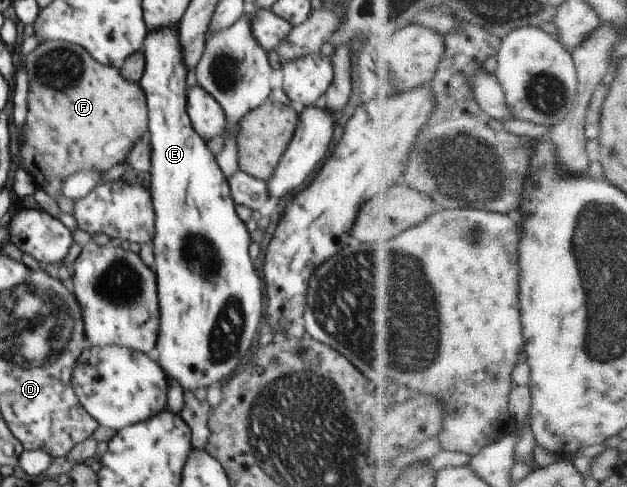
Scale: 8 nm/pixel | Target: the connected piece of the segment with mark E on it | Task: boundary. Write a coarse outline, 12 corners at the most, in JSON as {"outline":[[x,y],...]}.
{"outline":[[148,33],[159,327],[184,393],[230,379],[265,307],[227,178]]}

